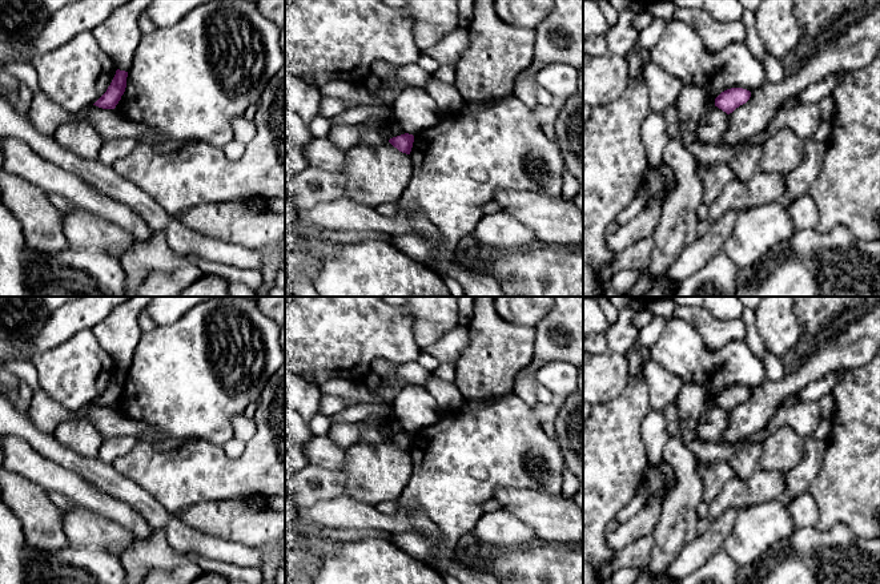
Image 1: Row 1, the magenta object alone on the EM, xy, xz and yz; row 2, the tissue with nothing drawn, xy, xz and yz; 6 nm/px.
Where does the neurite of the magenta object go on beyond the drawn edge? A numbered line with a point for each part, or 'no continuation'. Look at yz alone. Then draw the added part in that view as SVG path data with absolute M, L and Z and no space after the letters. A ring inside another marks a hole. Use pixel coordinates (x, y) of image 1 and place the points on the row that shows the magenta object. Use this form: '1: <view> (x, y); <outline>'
no continuation

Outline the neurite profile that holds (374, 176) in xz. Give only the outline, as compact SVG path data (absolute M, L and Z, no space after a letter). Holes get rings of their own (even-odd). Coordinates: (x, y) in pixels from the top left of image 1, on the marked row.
M389 141L379 146L357 145L346 152L346 164L339 170L346 178L347 197L367 209L401 201L411 178L411 156L399 152Z

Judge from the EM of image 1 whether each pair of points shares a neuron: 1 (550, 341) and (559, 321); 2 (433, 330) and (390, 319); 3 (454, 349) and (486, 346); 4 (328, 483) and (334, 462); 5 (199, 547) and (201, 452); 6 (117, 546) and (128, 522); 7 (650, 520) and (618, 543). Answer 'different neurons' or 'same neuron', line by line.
1: same neuron
2: different neurons
3: different neurons
4: different neurons
5: different neurons
6: different neurons
7: same neuron

